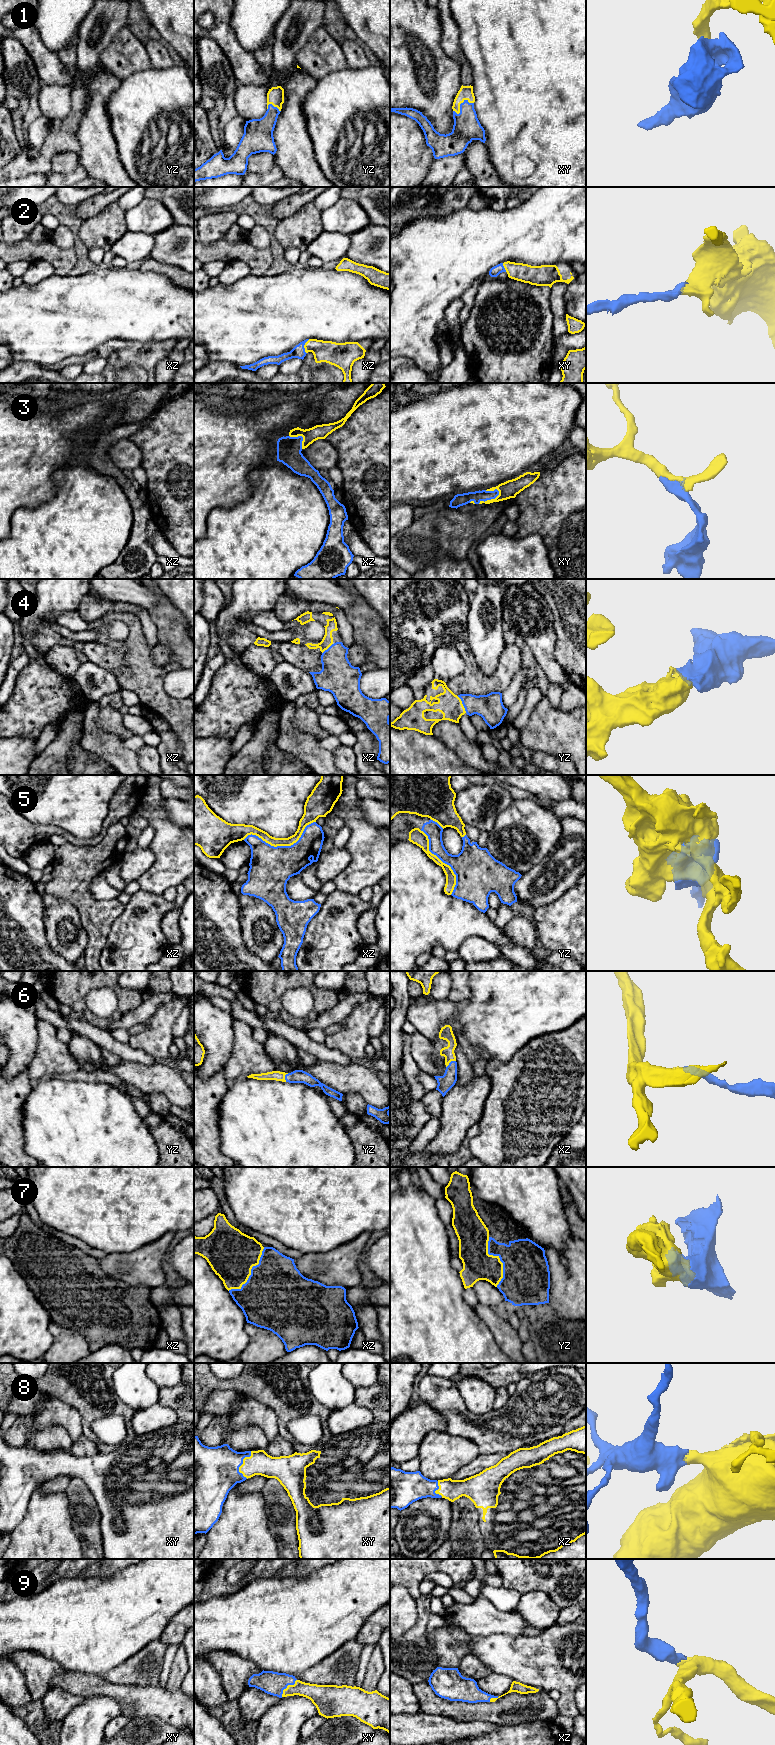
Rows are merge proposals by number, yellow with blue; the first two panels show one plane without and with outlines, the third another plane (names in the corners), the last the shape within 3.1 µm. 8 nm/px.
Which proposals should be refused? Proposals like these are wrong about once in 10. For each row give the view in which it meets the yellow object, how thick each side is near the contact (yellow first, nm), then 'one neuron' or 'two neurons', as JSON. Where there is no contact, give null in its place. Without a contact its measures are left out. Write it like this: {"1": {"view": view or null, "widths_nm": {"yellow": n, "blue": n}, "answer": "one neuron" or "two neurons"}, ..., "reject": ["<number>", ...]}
{"1": {"view": "xy", "widths_nm": {"yellow": 110, "blue": 220}, "answer": "one neuron"}, "2": {"view": "xz", "widths_nm": {"yellow": 180, "blue": 100}, "answer": "one neuron"}, "3": {"view": "xy", "widths_nm": {"yellow": 140, "blue": 100}, "answer": "one neuron"}, "4": {"view": "yz", "widths_nm": {"yellow": 190, "blue": 220}, "answer": "one neuron"}, "5": {"view": "xz", "widths_nm": {"yellow": 70, "blue": 340}, "answer": "one neuron"}, "6": {"view": "xz", "widths_nm": {"yellow": 110, "blue": 120}, "answer": "one neuron"}, "7": {"view": "xz", "widths_nm": {"yellow": 380, "blue": 480}, "answer": "one neuron"}, "8": {"view": "xy", "widths_nm": {"yellow": 190, "blue": 400}, "answer": "one neuron"}, "9": {"view": "xy", "widths_nm": {"yellow": 150, "blue": 190}, "answer": "one neuron"}, "reject": []}

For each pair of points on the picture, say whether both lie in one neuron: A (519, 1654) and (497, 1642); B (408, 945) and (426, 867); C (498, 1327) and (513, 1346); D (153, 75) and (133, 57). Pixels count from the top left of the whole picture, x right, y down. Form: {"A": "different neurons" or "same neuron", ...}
{"A": "same neuron", "B": "same neuron", "C": "same neuron", "D": "different neurons"}

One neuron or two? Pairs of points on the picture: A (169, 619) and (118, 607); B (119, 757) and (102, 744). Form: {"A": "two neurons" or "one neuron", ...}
{"A": "two neurons", "B": "one neuron"}

